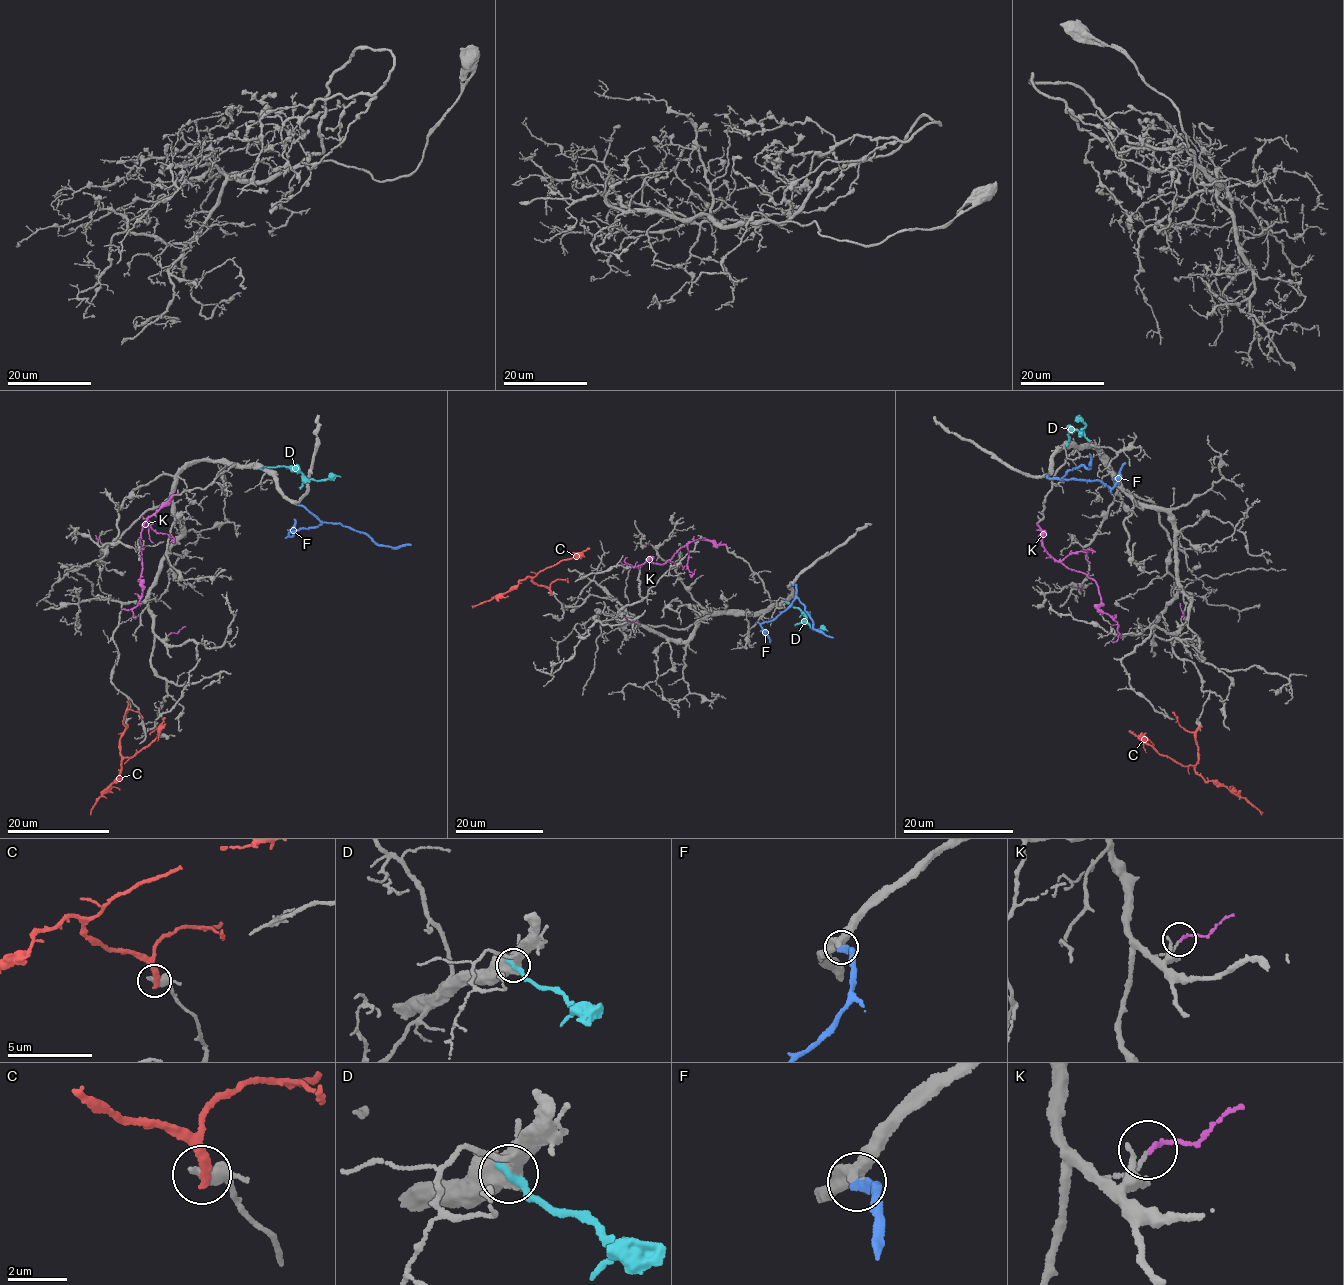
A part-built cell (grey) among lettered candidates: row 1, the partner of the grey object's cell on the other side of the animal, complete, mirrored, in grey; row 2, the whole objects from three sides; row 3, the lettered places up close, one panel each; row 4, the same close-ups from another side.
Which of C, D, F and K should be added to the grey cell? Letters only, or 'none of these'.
F

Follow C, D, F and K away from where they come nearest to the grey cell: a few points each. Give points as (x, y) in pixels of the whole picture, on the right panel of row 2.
C: (1200, 727), (1196, 735), (1195, 771), (1238, 794), (1262, 814)
D: (1066, 444), (1074, 428), (1085, 426), (1077, 419), (1079, 416)
F: (1048, 476), (1061, 479), (1081, 465), (1088, 468), (1090, 454)
K: (1181, 618), (1120, 625), (1099, 610), (1097, 584), (1064, 563), (1070, 555), (1089, 547), (1093, 550), (1082, 548)

